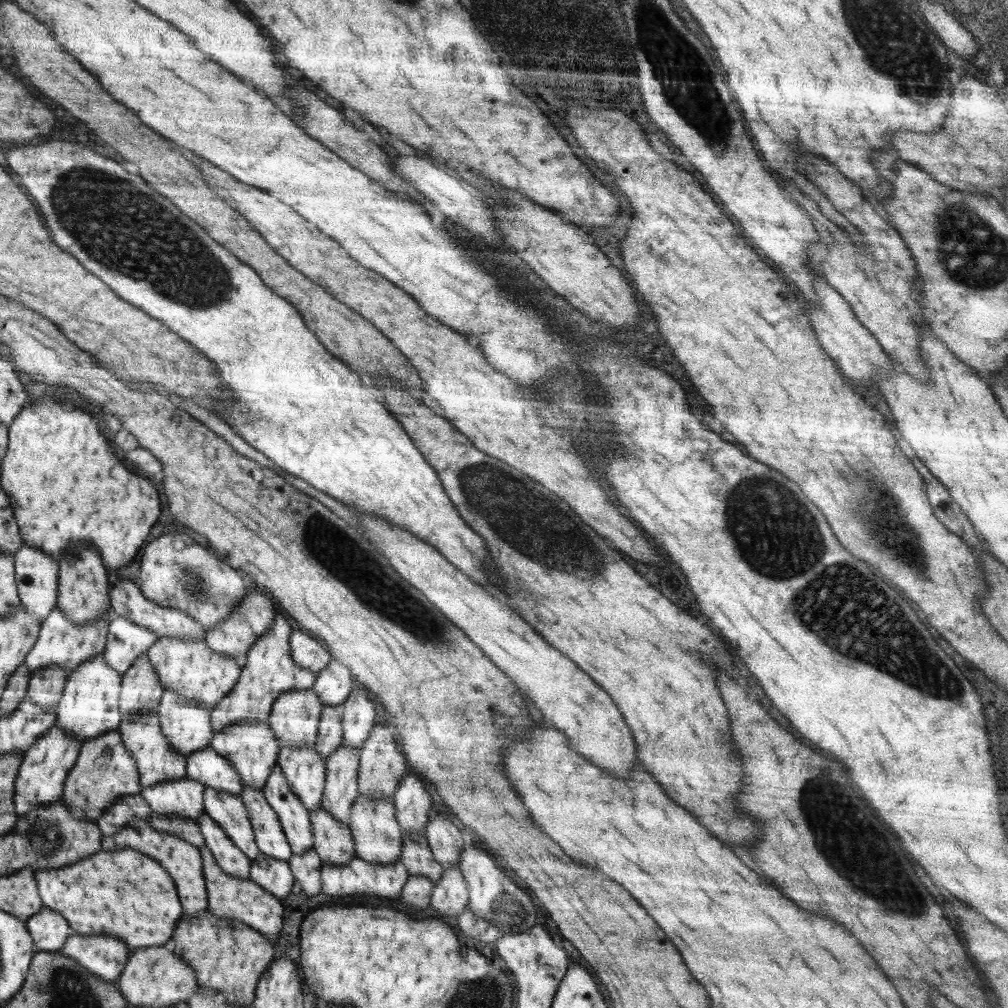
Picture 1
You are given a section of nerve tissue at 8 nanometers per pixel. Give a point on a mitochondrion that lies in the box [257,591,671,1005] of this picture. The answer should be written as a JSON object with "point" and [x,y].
{"point":[510,913]}

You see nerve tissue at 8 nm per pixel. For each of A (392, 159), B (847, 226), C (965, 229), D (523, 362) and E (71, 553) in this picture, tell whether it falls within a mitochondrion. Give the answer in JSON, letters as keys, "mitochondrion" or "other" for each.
{"A":"other","B":"other","C":"mitochondrion","D":"other","E":"other"}

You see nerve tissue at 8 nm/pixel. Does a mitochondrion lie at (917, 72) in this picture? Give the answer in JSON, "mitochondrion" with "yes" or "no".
{"mitochondrion":"yes"}

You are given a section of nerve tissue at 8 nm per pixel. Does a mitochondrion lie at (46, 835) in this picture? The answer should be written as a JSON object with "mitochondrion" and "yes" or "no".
{"mitochondrion":"yes"}

